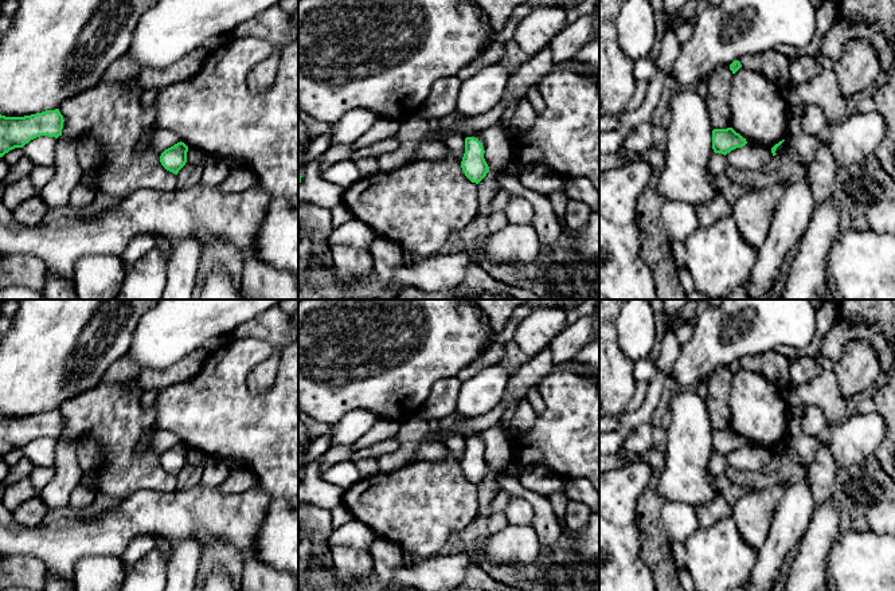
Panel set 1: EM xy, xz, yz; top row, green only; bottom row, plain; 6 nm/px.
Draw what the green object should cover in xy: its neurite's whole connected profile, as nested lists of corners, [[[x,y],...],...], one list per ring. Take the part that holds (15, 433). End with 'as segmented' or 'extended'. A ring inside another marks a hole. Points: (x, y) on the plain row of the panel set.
[[[59,410],[24,418],[0,415],[0,458],[40,437],[58,439],[62,437],[63,423]]]; as segmented

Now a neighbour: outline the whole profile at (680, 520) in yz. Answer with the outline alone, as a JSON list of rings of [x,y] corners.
[[[667,501],[661,508],[661,520],[672,543],[684,543],[700,528],[695,508],[681,501]]]

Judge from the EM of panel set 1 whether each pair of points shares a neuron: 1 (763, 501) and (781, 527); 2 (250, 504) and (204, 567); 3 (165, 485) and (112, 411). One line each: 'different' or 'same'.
1: different
2: different
3: same

